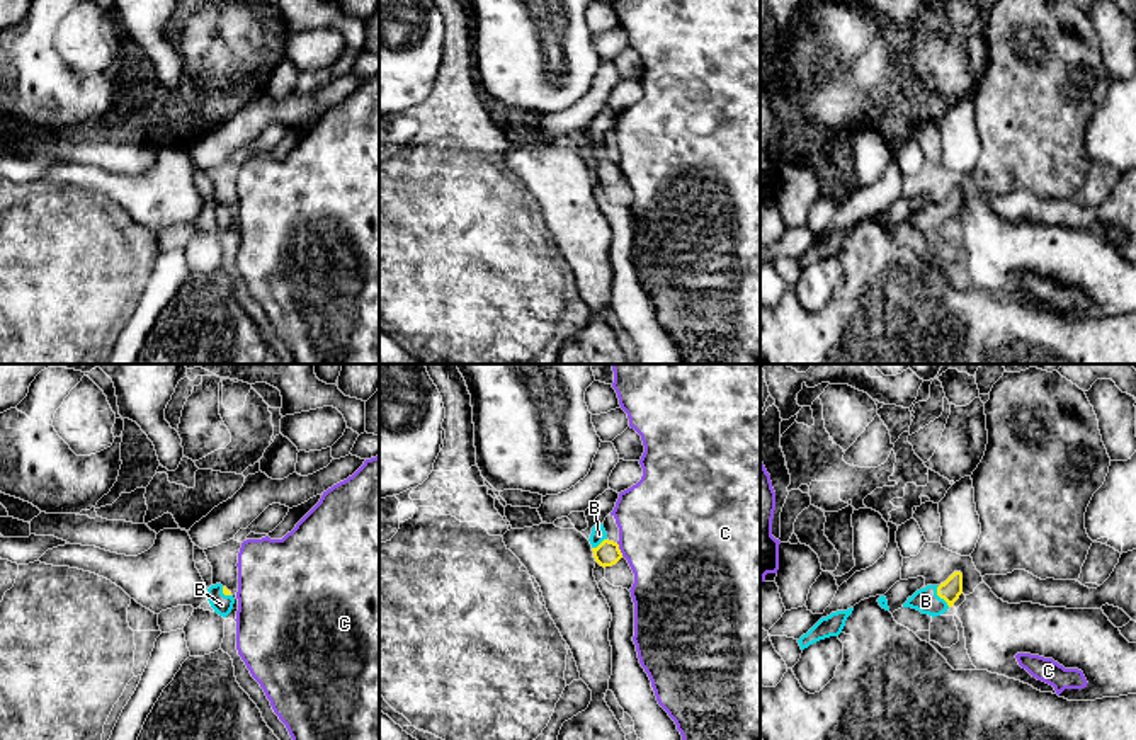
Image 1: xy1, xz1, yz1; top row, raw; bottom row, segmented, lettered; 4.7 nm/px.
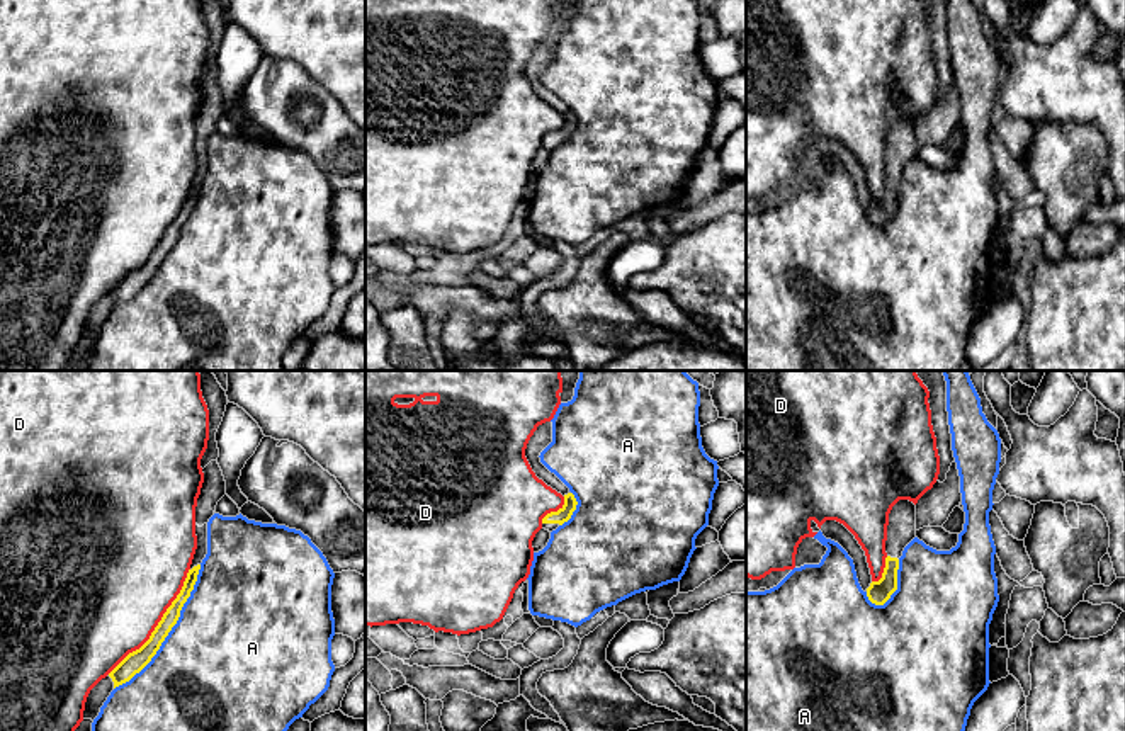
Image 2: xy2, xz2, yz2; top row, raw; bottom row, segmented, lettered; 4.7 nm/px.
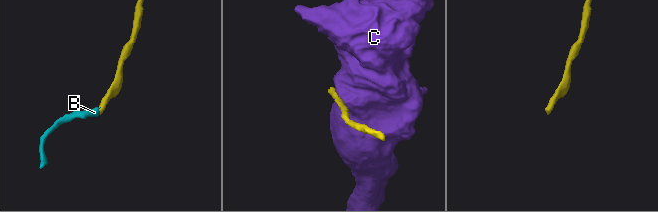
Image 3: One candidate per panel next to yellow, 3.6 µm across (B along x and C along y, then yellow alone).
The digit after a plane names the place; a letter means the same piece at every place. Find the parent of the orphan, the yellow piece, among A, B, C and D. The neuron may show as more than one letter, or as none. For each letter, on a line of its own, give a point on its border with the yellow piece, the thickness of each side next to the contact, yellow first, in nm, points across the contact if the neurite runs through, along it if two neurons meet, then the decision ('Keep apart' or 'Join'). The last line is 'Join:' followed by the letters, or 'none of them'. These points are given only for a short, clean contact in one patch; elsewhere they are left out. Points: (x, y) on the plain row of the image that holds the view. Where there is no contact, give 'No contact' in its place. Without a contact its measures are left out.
A: Touches yellow at xy2 (170, 249). Thickness 100 nm (yellow) against 500 nm. Keep apart
B: Touches yellow at yz1 (939, 215). Thickness 100 nm (yellow) against 120 nm. Keep apart
C: Touches yellow at xz1 (619, 169). Thickness 120 nm (yellow) against 480 nm. Keep apart
D: Touches yellow at xy2 (158, 243). Thickness 100 nm (yellow) against 480 nm. Keep apart
Join: none of them

